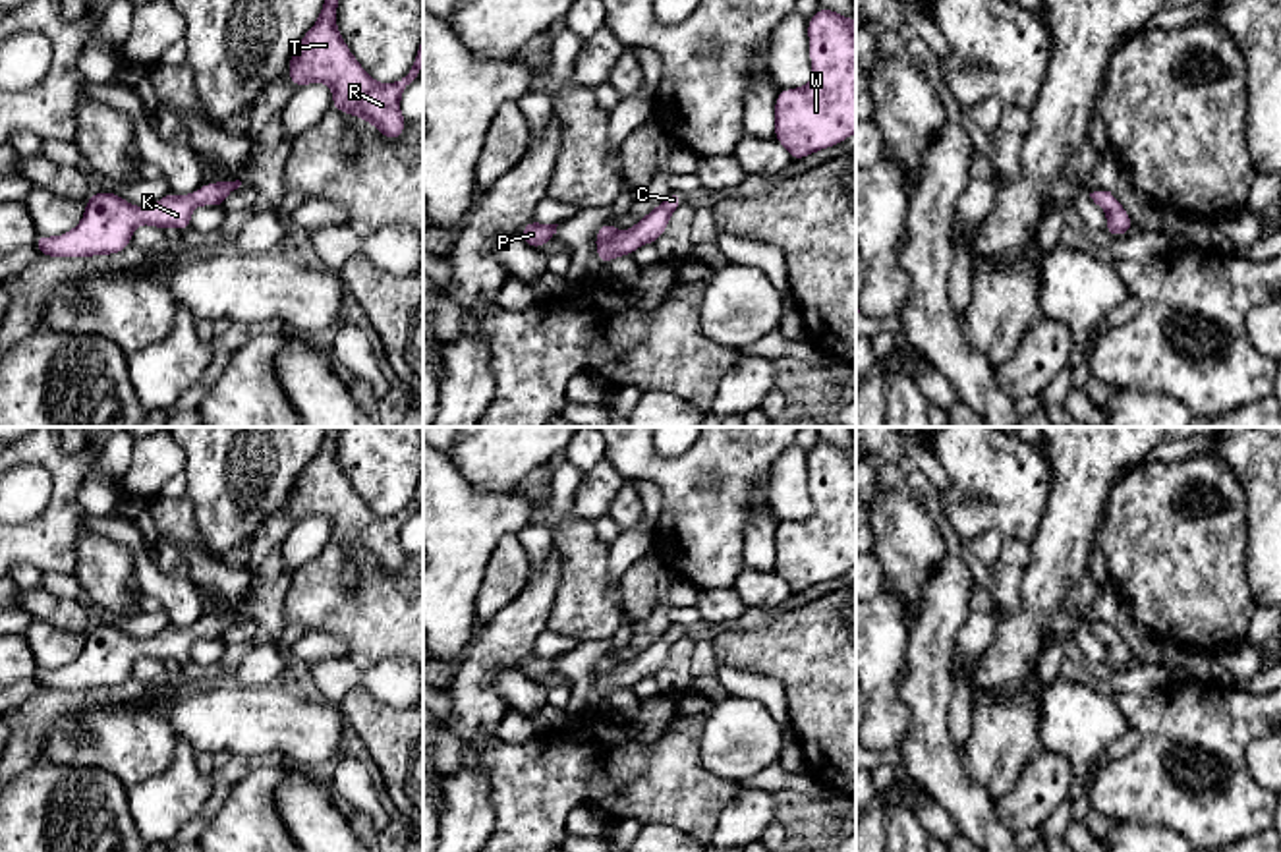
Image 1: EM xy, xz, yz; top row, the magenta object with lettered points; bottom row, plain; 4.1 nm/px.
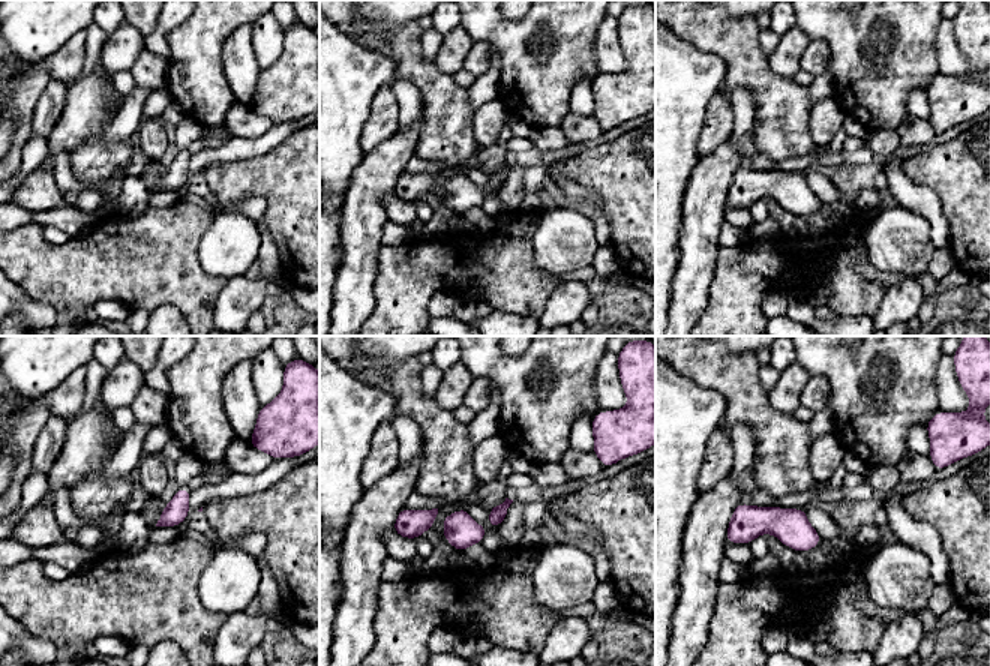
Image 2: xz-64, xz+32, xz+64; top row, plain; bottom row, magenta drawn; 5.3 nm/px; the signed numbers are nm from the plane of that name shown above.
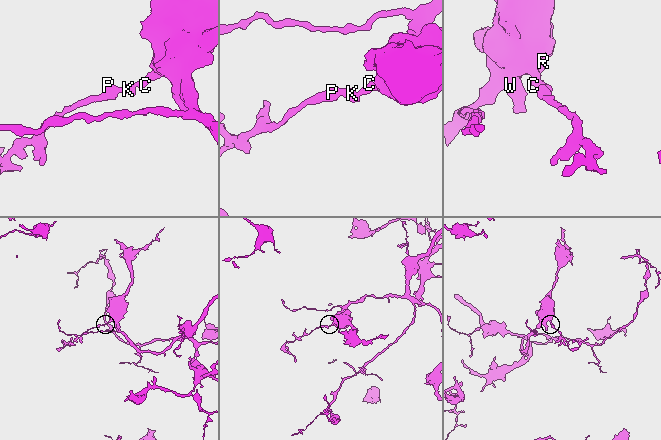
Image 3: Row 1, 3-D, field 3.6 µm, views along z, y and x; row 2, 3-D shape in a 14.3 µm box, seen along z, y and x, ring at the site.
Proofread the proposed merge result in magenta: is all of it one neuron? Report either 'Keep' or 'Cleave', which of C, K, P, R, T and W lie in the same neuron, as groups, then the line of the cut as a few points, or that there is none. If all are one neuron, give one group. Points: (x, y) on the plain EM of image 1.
Keep. Groups: C K P R T W. No split

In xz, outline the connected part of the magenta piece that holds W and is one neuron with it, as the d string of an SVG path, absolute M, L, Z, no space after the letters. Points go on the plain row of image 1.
M819 440L808 452L813 512L798 522L781 522L775 531L775 572L792 593L835 580L856 564L856 452Z

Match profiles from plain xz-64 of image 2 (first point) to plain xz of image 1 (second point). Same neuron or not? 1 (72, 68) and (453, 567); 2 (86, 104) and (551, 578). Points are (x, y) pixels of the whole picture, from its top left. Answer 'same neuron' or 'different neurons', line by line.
1: same neuron
2: same neuron

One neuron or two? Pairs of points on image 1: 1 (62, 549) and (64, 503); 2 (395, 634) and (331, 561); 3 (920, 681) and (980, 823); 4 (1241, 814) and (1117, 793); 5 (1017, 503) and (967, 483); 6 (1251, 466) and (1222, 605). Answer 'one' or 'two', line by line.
1: one
2: one
3: one
4: one
5: one
6: two

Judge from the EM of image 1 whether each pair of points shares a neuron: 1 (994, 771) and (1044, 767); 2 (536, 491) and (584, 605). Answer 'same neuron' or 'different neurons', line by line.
1: different neurons
2: same neuron

